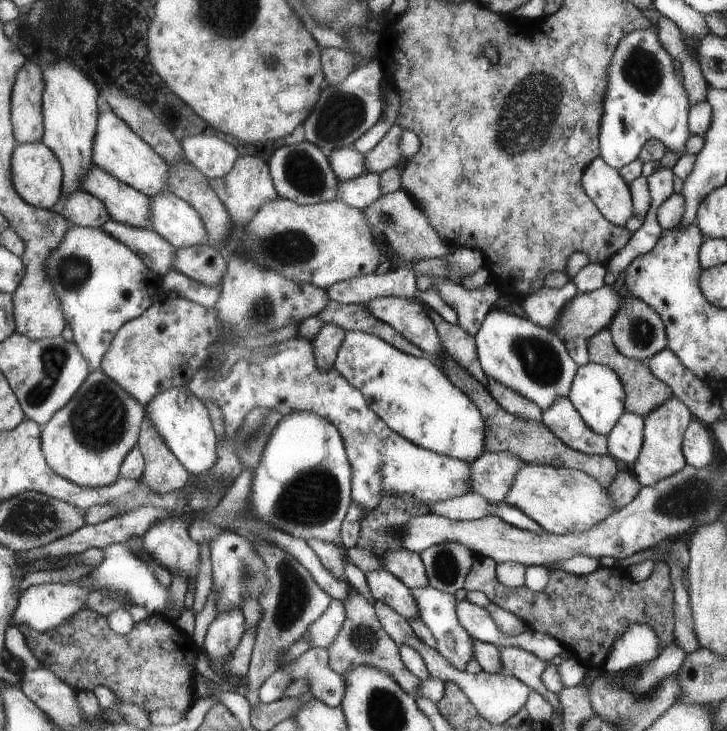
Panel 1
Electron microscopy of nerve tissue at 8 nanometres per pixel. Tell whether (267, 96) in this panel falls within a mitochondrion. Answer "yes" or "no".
no

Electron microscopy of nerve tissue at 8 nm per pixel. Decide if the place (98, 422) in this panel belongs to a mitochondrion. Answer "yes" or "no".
yes

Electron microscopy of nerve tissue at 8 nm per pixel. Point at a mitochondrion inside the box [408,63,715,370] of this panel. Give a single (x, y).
(533, 103)

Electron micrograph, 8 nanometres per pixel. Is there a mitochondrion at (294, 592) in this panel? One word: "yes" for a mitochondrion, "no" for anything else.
yes

